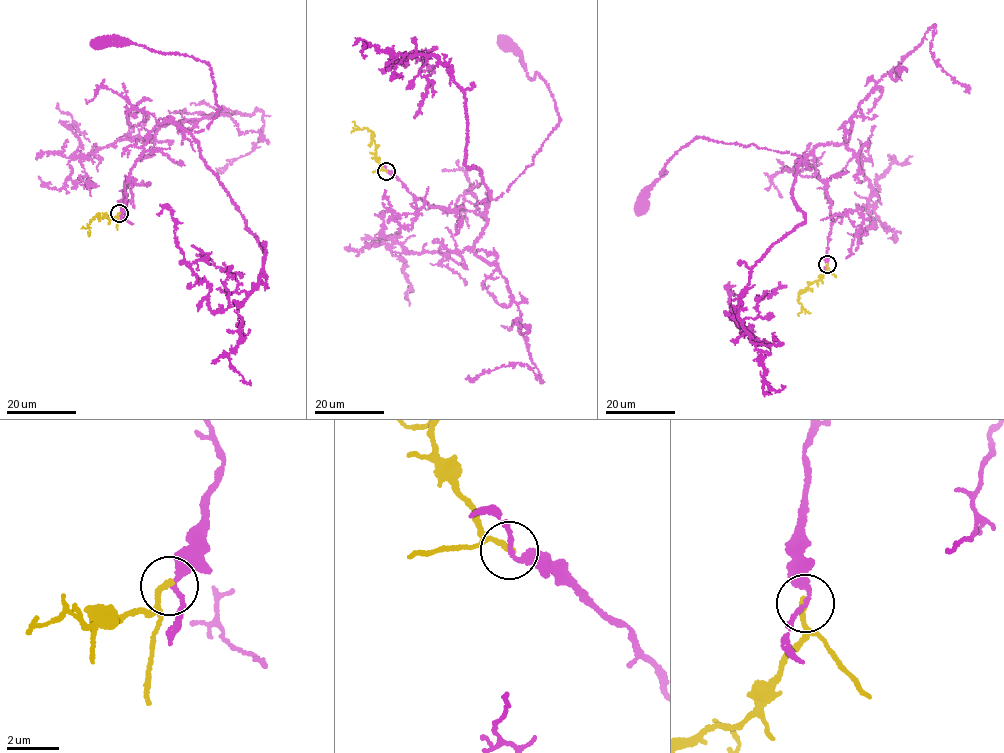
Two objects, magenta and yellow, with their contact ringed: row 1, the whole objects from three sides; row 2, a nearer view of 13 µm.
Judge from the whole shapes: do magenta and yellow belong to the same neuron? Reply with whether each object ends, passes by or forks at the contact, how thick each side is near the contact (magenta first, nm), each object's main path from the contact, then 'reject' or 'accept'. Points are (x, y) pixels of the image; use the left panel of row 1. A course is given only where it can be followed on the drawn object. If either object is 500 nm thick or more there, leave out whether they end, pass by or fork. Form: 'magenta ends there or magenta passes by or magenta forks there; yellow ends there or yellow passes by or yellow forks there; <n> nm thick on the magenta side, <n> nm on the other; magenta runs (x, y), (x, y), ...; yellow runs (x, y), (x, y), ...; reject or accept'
magenta passes by; yellow ends there; 170 nm thick on the magenta side, 240 nm on the other; magenta runs (119, 214), (125, 183), (150, 131), (171, 120), (199, 131), (219, 107), (205, 61), (131, 41), (98, 43); yellow runs (119, 214), (108, 219), (98, 215), (88, 225), (89, 236); accept

